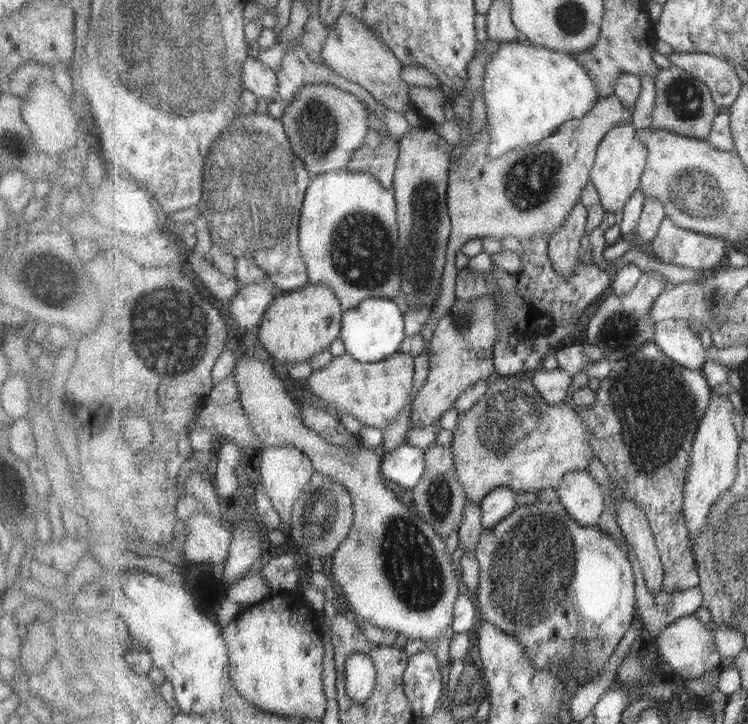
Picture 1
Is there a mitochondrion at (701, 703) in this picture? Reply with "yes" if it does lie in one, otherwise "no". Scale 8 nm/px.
no

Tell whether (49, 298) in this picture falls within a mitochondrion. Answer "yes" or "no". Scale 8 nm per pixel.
no

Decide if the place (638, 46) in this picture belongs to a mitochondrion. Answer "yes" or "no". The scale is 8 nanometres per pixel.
no

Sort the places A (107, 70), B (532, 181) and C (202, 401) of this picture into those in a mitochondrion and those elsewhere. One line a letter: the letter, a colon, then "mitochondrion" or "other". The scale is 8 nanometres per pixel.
A: other
B: mitochondrion
C: other

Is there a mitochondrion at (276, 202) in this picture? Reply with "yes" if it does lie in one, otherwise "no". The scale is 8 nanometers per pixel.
yes

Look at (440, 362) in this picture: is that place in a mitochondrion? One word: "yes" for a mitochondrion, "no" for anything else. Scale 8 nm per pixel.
no

